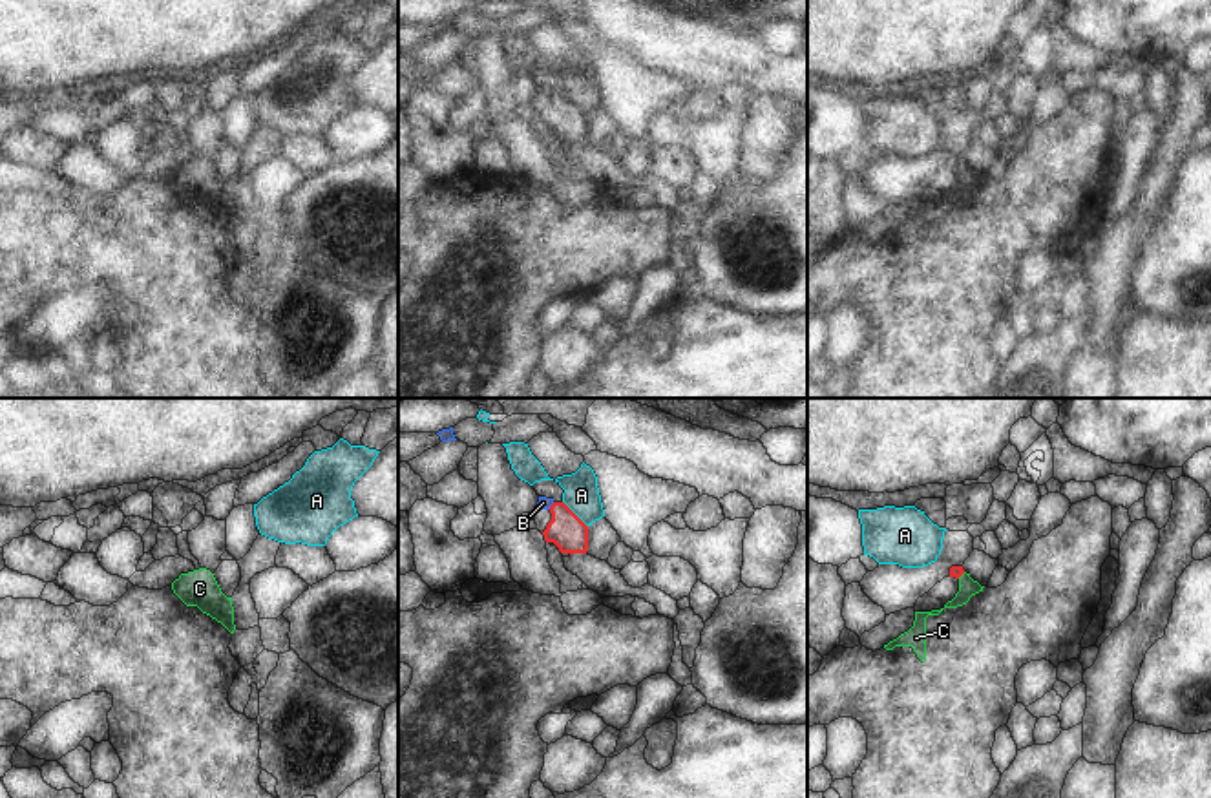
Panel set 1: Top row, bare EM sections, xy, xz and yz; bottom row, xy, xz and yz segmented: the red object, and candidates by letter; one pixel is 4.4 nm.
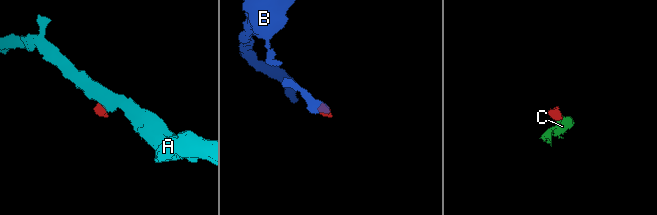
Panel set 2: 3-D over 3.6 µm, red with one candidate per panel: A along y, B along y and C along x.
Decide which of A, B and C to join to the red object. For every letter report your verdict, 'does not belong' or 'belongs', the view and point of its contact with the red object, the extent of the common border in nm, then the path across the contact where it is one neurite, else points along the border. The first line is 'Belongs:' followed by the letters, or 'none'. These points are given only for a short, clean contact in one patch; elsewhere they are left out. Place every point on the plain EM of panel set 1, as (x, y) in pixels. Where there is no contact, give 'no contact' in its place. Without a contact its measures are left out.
Belongs: B, C
A: does not belong; contact xz (574, 104); length 160 nm; border xz (563, 92), (587, 117)
B: belongs; contact xz (550, 97); length 40 nm; way xz (565, 121), (563, 110), (550, 97), (543, 94)
C: belongs; contact yz (961, 165); length 50 nm; way yz (956, 163), (961, 165), (967, 176)

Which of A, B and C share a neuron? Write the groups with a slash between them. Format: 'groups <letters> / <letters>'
groups A / B C

